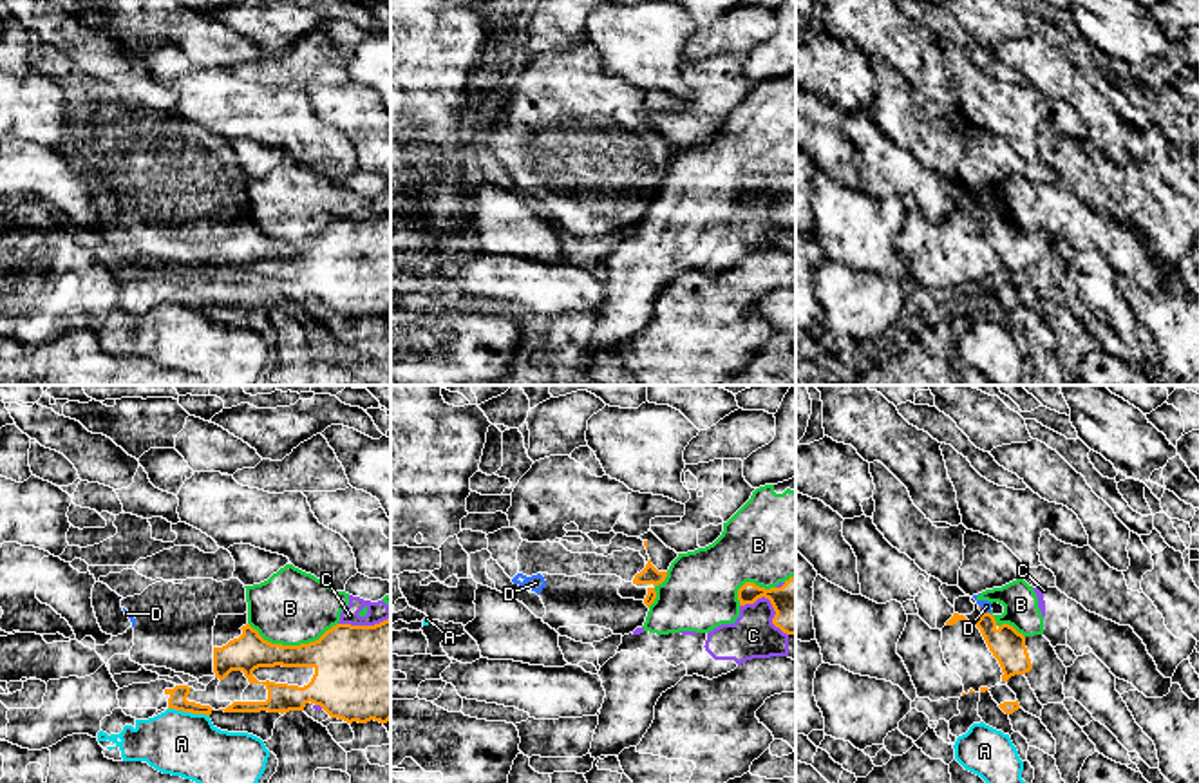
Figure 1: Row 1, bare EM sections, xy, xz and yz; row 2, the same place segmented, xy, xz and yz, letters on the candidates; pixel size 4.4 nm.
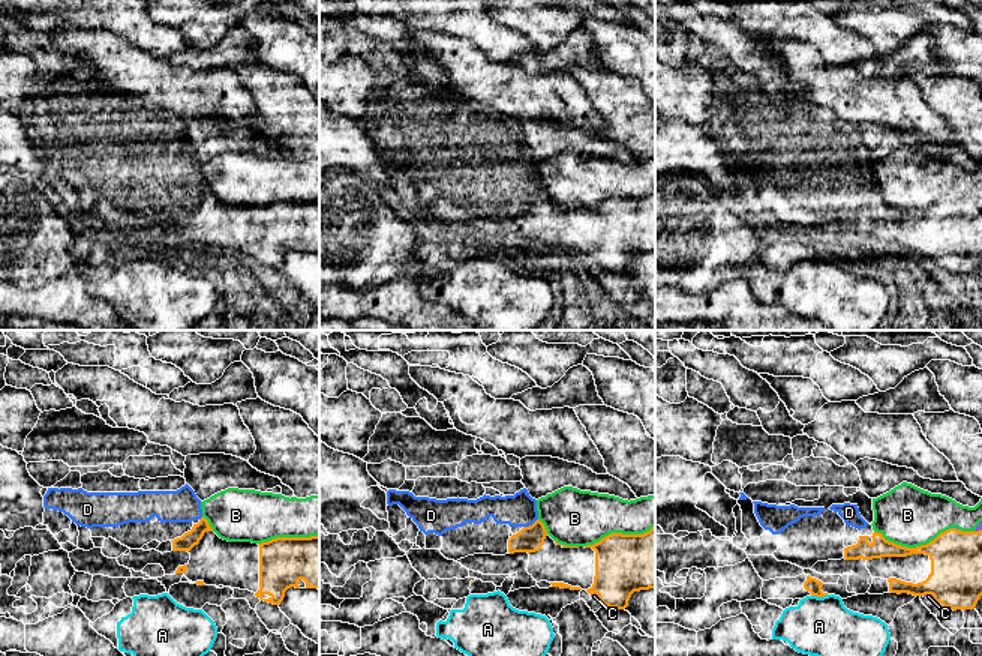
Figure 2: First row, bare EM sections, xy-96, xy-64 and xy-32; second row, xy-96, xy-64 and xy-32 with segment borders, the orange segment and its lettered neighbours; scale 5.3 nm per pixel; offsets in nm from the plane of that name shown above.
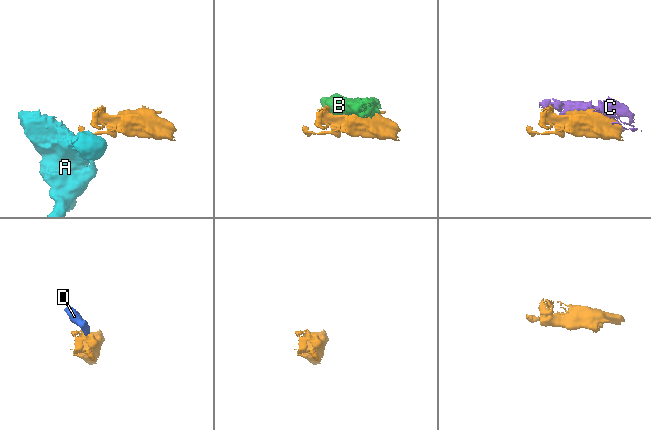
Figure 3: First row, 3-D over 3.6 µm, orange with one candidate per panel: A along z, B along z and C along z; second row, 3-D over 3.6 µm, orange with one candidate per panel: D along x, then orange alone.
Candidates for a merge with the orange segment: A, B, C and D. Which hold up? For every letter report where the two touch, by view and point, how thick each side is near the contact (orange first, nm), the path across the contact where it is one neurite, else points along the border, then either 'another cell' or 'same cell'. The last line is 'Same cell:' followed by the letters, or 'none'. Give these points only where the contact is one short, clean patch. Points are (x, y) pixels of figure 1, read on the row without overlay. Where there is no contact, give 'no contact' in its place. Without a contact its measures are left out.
A: contact xy (188, 306); calibres 80 and 280 nm; border xy (169, 302), (205, 308), (208, 311); another cell
B: contact xy (292, 241); calibres 300 and 320 nm; another cell
C: contact xz (771, 198); calibres 190 and 200 nm; another cell
D: contact yz (984, 207); calibres 160 and 50 nm; way yz (1008, 241), (988, 221), (984, 207), (986, 201); same cell
Same cell: D

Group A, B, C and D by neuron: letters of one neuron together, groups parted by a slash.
A / B C / D

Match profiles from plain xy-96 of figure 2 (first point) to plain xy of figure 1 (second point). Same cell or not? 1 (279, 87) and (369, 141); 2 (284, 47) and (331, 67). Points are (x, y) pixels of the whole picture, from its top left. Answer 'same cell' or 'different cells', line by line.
1: same cell
2: different cells

